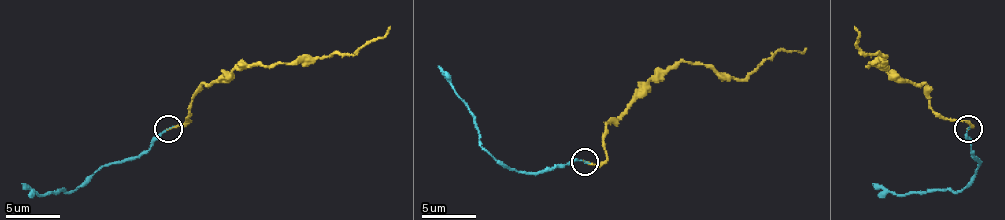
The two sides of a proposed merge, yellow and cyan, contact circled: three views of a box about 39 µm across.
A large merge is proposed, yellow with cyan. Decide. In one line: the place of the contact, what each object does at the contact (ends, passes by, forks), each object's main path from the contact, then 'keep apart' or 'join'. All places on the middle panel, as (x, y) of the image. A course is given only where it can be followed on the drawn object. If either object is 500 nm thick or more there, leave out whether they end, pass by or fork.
place (584, 161); yellow ends; cyan ends; course yellow (585, 161), (607, 158), (604, 128), (681, 62), (747, 79), (779, 51), (807, 49); course cyan (585, 161), (560, 164), (541, 172), (517, 172), (489, 153), (478, 139), (473, 112), (451, 79), (437, 65); keep apart

